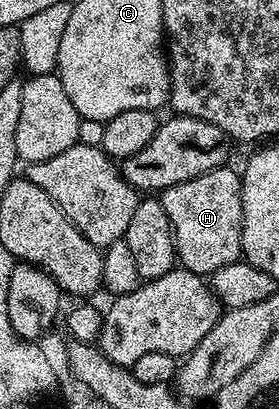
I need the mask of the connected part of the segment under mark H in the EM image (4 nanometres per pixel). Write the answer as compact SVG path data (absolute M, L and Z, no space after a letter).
M225 166L210 170L190 182L165 188L159 193L160 205L166 210L166 218L170 218L179 263L188 271L208 278L222 266L241 259L240 243L244 225L241 179L237 169L235 172L232 166Z

